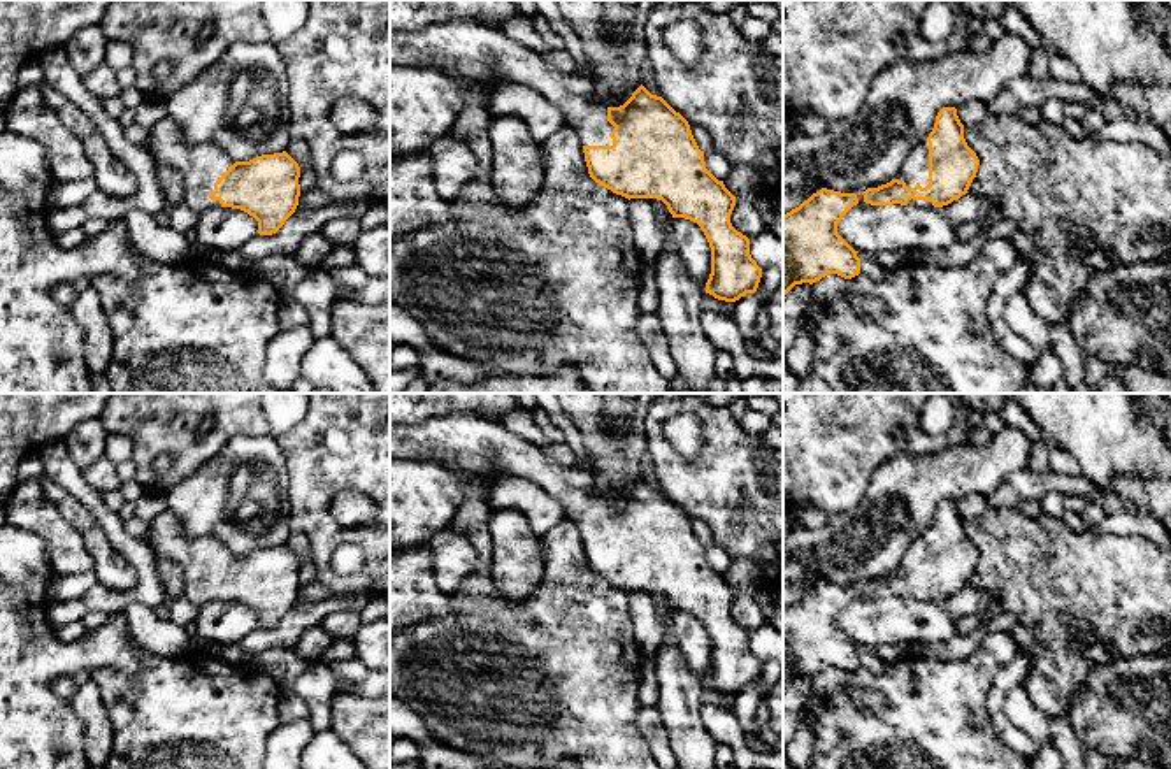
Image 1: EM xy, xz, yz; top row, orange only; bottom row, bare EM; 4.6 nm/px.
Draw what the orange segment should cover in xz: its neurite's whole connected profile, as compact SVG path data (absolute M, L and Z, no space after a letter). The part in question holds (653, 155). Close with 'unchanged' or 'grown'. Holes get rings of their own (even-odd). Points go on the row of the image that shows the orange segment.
M451 19L421 28L390 30L390 63L420 68L448 68L492 90L518 84L532 88L557 105L567 128L578 133L590 177L625 198L662 200L672 218L685 218L700 226L711 248L711 274L706 293L718 300L736 302L755 293L762 269L750 255L750 239L730 223L734 195L718 181L704 162L688 121L662 97L643 84L620 107L607 107L597 98L593 81L581 72L551 67L541 51L511 40L504 30L479 19Z; grown

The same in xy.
M170 118L149 130L144 146L183 177L183 204L197 214L219 205L241 209L258 221L260 235L272 235L298 205L300 167L286 151L233 162L216 144L186 144Z; grown

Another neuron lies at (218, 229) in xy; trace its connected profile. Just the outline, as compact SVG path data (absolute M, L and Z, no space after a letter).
M219 205L198 216L195 232L198 253L228 253L239 251L248 241L258 235L258 221L241 209Z

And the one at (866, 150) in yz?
M1004 32L983 53L967 47L930 61L897 60L881 68L855 114L830 121L820 133L794 128L783 142L783 214L822 188L858 193L890 183L911 147L929 137L943 107L957 109L973 100L988 104L1008 83L1029 75L1029 61L1031 46Z

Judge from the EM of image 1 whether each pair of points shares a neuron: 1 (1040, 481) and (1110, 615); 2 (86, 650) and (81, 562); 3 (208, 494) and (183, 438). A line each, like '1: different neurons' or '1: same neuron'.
1: different neurons
2: different neurons
3: different neurons

